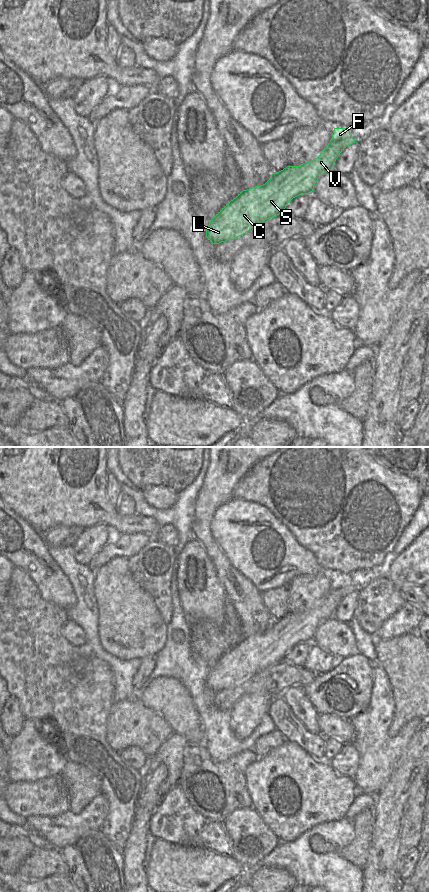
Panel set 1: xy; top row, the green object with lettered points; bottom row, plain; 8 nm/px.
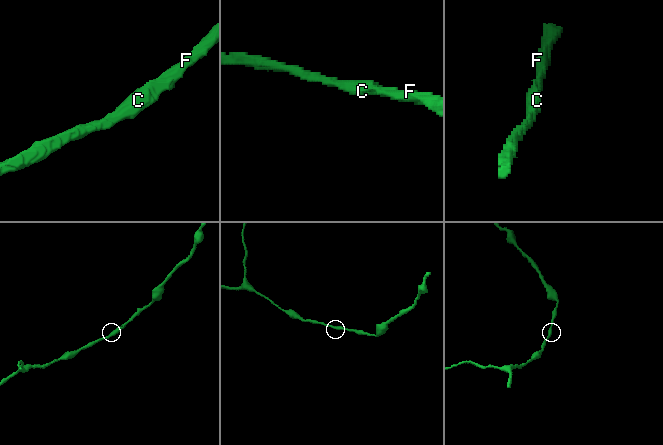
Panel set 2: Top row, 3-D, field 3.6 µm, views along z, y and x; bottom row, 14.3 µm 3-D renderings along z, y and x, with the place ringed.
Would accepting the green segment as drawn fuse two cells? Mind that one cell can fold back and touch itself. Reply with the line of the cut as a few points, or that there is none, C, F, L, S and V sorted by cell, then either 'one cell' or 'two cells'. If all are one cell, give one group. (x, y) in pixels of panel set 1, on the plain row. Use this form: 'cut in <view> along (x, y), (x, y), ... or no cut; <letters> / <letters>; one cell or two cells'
no cut; C F L S V; one cell

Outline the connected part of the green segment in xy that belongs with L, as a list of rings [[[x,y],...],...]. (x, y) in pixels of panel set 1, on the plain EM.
[[[334,576],[332,587],[320,603],[299,614],[287,614],[271,623],[261,634],[255,634],[240,640],[228,650],[211,668],[206,677],[206,685],[213,692],[233,688],[257,672],[273,666],[284,660],[288,651],[301,642],[312,642],[316,629],[327,619],[334,618],[334,611],[340,601],[349,593],[355,591],[348,576]]]

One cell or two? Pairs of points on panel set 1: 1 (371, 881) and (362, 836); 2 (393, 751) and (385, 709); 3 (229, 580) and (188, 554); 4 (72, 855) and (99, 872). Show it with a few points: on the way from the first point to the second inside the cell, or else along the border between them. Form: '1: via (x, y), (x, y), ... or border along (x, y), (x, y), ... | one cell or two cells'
1: border along (372, 837), (369, 843), (368, 860), (362, 868) | two cells
2: via (386, 741), (381, 736), (381, 719) | one cell
3: border along (205, 551), (225, 594) | two cells
4: via (79, 862), (88, 871), (92, 871) | one cell

